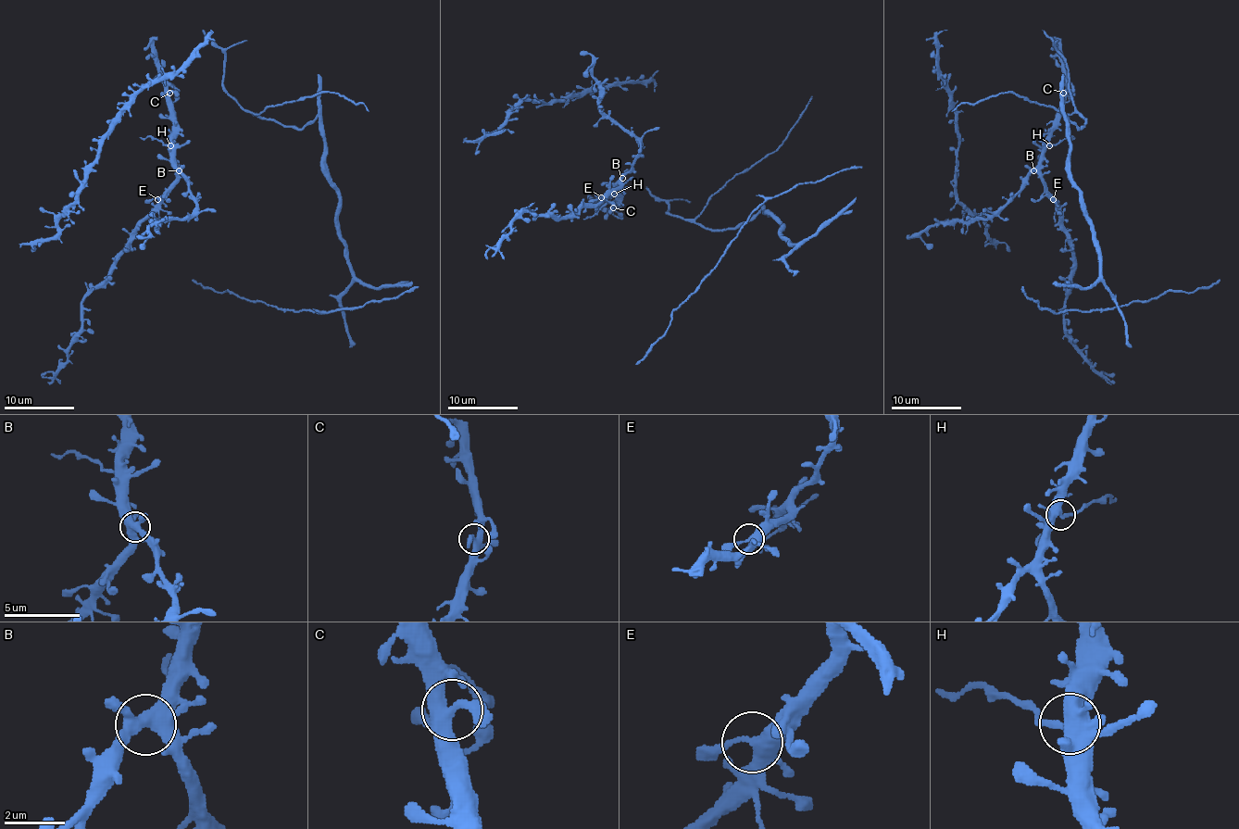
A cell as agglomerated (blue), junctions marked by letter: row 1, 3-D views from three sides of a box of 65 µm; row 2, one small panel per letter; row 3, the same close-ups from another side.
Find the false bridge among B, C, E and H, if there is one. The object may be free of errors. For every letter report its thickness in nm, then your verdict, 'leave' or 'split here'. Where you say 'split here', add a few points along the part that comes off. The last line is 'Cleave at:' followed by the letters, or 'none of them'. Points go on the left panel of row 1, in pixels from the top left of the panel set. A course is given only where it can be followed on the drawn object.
B: calibre 440 nm; leave
C: calibre 380 nm; leave
E: calibre 380 nm; leave
H: calibre 340 nm; split here; course (169, 144), (149, 136), (140, 138)
Cleave at: H

